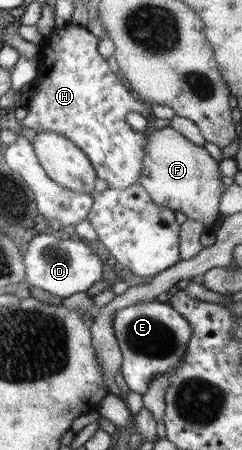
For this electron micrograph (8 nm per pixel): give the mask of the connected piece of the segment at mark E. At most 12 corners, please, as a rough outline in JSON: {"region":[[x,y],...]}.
{"region":[[169,303],[117,309],[120,371],[141,396],[185,355],[189,322]]}

